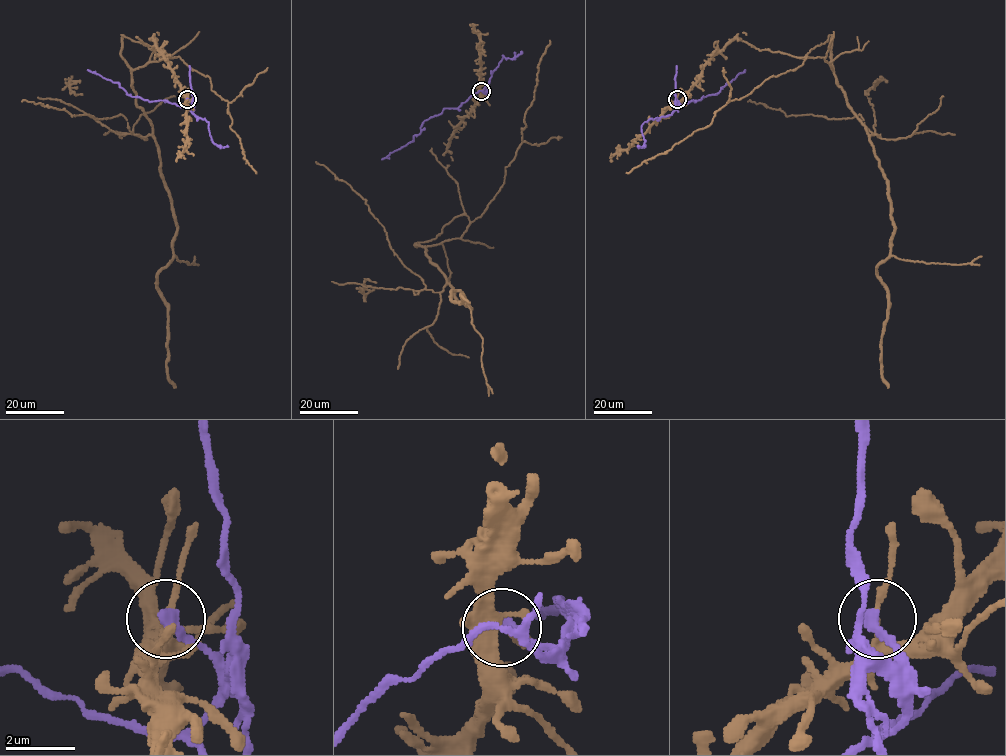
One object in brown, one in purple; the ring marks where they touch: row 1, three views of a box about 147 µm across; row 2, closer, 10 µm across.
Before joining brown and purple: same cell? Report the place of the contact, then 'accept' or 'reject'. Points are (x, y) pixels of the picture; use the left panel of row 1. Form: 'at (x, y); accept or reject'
at (187, 99); reject

